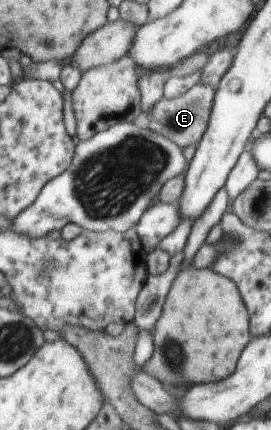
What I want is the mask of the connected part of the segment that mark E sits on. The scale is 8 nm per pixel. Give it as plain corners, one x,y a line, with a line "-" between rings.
197,82
191,86
185,93
177,97
163,96
148,111
148,128
163,137
169,138
175,145
185,148
188,145
198,145
208,128
210,113
216,96
216,89
203,82

